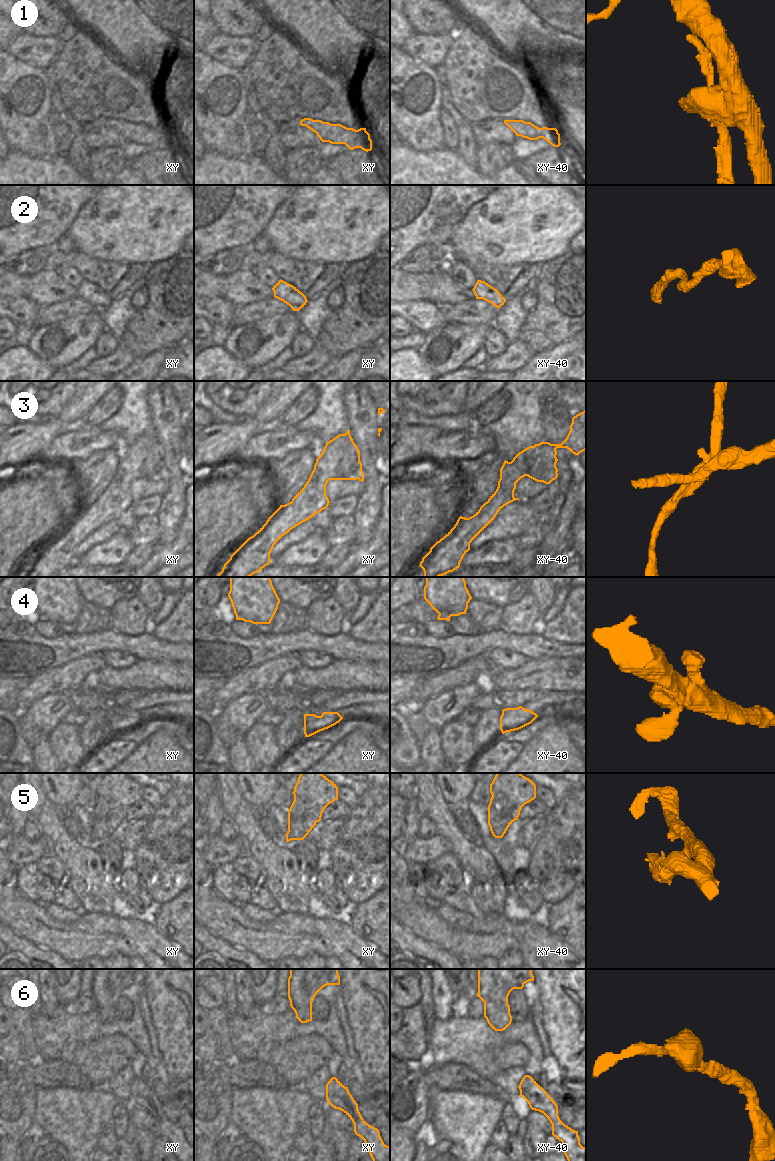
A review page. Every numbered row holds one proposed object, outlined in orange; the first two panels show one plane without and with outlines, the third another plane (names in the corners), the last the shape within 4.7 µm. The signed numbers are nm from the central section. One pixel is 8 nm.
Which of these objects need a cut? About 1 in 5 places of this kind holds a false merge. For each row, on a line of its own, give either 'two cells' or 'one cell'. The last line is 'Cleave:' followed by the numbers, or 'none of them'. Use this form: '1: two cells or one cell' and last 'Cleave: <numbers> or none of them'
1: two cells
2: two cells
3: two cells
4: one cell
5: one cell
6: one cell
Cleave: 1, 2, 3

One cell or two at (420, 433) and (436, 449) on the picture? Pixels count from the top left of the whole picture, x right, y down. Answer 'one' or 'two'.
two

